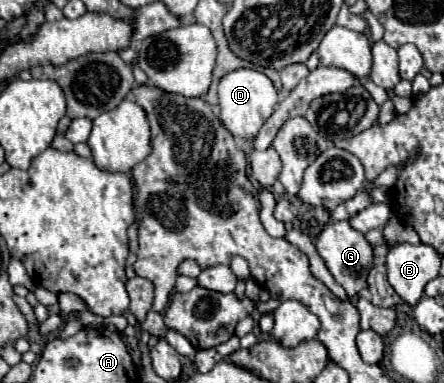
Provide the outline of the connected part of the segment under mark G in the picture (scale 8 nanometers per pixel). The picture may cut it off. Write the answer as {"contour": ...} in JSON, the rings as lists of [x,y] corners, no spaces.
{"contour":[[[331,221],[325,225],[321,235],[317,237],[317,253],[325,261],[327,269],[331,271],[333,279],[347,291],[349,297],[357,295],[359,291],[367,289],[367,275],[375,265],[373,245],[365,239],[365,235],[349,225],[349,221]]]}

